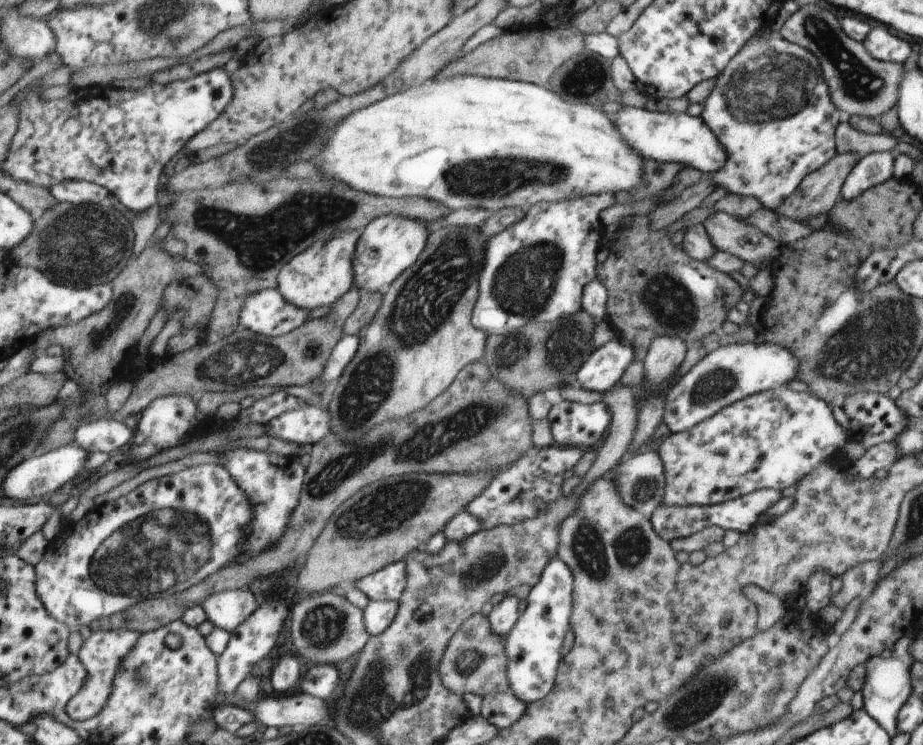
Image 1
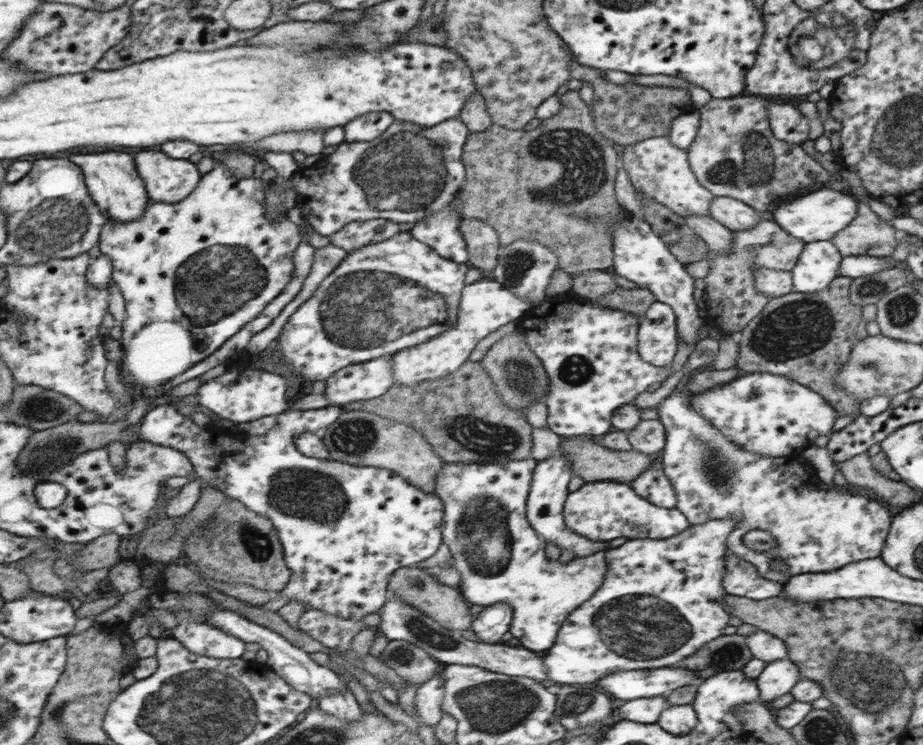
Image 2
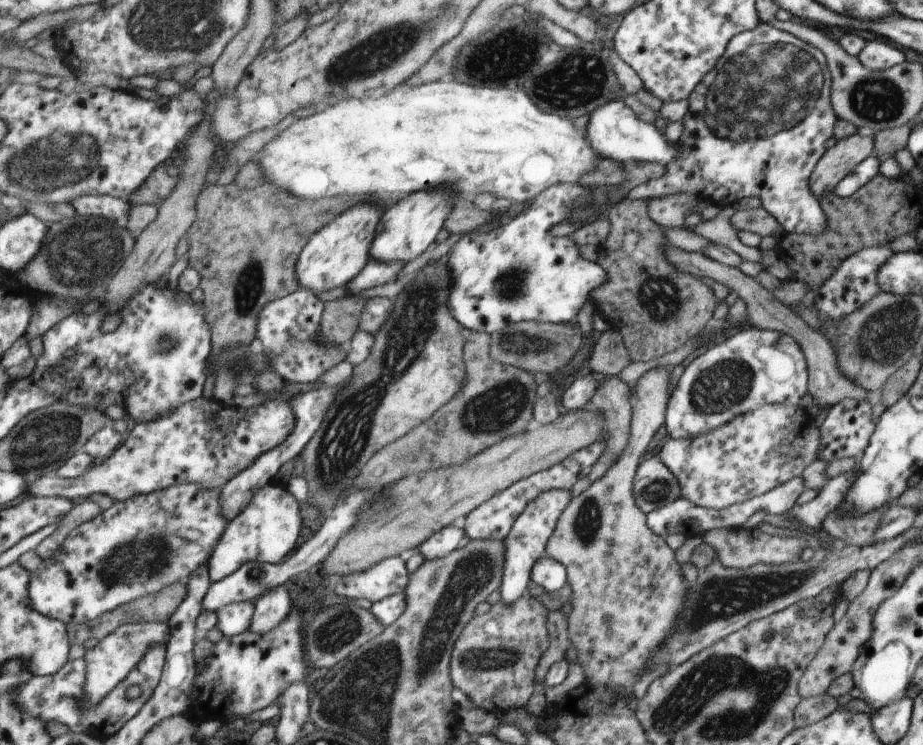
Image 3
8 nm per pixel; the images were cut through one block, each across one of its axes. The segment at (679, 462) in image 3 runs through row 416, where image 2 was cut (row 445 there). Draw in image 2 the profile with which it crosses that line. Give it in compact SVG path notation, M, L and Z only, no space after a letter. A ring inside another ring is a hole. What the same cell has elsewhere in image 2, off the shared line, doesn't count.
M768 372L741 373L731 382L696 394L691 403L737 448L773 457L794 454L814 444L813 440L827 434L838 417L836 409L820 393L798 381Z

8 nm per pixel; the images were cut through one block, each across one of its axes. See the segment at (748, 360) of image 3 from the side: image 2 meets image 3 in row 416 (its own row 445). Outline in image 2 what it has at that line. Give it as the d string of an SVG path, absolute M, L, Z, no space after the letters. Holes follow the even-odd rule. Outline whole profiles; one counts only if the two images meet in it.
M688 389L673 391L655 406L658 421L664 426L664 448L661 466L664 475L675 493L675 508L683 513L689 525L699 525L709 520L733 520L735 529L727 540L728 552L739 560L749 562L757 574L777 582L787 583L790 576L806 573L833 572L853 562L873 559L883 555L887 537L891 531L893 508L881 502L870 491L836 486L831 489L817 476L817 468L805 463L799 451L784 457L773 457L737 448L732 440L719 432L709 421L700 415L691 403L693 394ZM749 530L763 530L775 540L775 547L769 551L756 552L742 544L743 534ZM773 561L785 561L787 572L772 569Z

